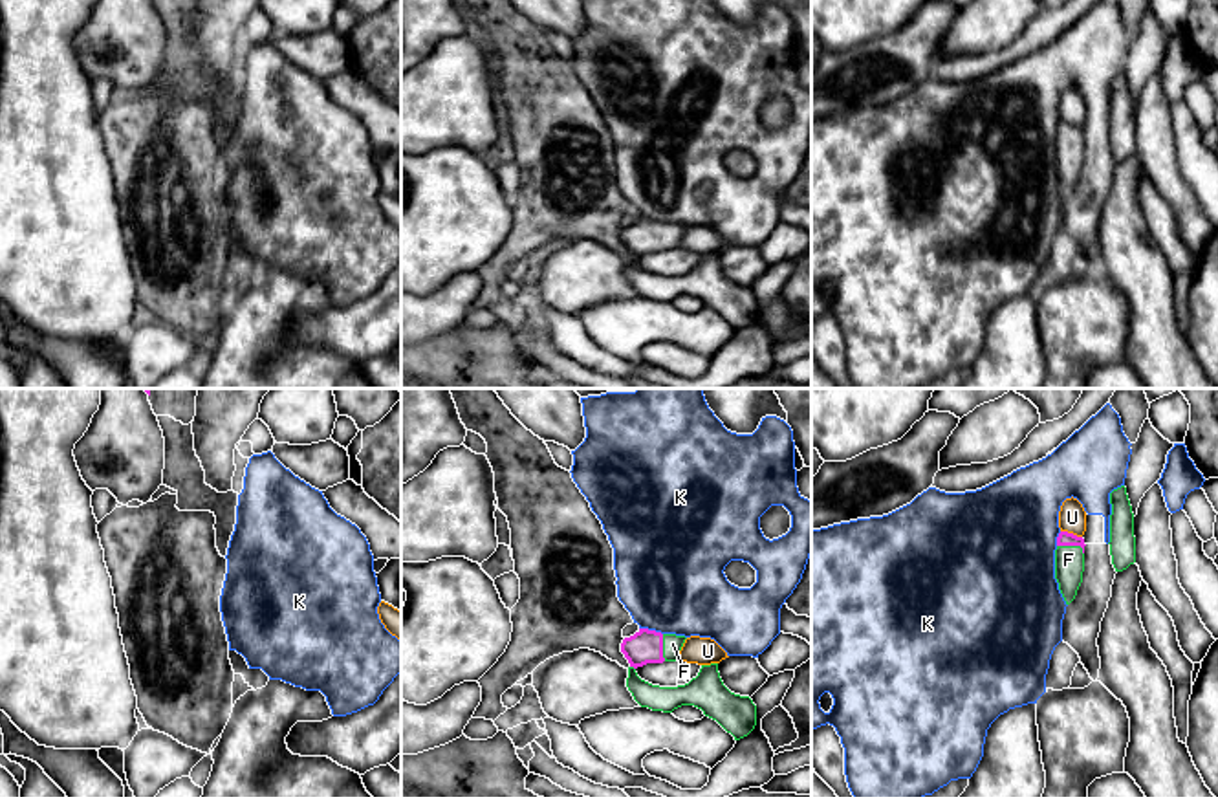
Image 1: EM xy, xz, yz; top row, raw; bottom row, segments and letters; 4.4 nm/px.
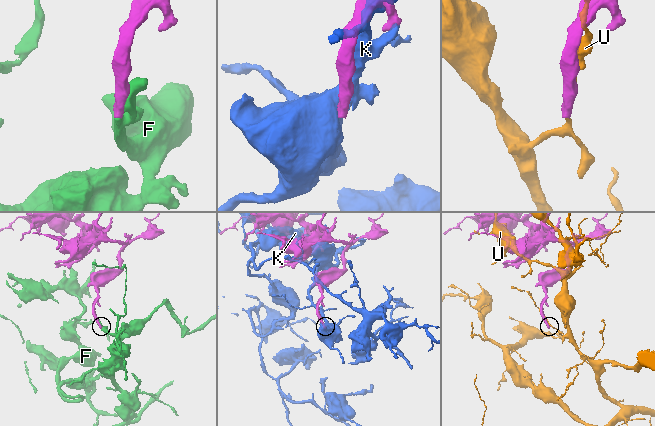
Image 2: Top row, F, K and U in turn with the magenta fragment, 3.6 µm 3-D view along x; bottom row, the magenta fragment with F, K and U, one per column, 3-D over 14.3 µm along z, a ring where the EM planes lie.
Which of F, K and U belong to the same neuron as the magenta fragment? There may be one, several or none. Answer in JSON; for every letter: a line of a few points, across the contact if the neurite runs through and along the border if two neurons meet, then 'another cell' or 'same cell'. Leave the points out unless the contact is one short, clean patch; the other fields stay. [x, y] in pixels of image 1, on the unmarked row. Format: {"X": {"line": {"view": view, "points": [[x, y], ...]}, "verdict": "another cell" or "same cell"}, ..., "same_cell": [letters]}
{"F": {"verdict": "same cell"}, "K": {"verdict": "another cell"}, "U": {"verdict": "another cell"}, "same_cell": ["F"]}

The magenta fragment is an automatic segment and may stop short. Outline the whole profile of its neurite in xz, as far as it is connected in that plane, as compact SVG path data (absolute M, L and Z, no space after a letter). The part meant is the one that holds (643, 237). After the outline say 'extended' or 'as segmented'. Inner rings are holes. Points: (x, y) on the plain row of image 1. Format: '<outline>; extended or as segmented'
M639 218L625 227L621 242L628 249L626 277L641 297L672 302L681 295L694 295L716 310L727 322L740 330L756 315L756 295L749 286L731 282L718 262L718 253L701 255L696 267L678 277L659 277L641 269L637 257L647 253L678 251L685 225L661 224Z; extended

